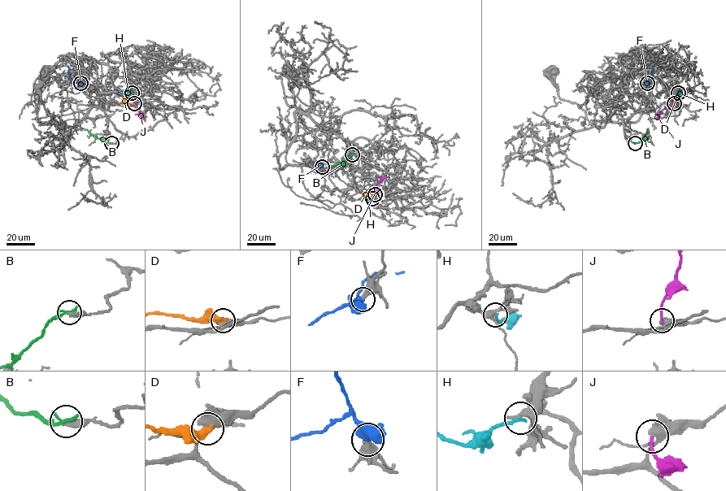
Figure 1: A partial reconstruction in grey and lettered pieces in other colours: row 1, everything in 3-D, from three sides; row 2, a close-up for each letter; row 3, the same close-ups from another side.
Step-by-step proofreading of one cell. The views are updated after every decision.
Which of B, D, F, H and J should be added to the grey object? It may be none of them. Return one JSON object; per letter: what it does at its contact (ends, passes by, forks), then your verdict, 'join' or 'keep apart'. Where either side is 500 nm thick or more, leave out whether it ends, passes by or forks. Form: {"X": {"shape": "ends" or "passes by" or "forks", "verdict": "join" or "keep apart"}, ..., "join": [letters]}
{"B": {"shape": "ends", "verdict": "keep apart"}, "D": {"shape": "ends", "verdict": "keep apart"}, "F": {"verdict": "join"}, "H": {"shape": "ends", "verdict": "keep apart"}, "J": {"shape": "ends", "verdict": "keep apart"}, "join": ["F"]}

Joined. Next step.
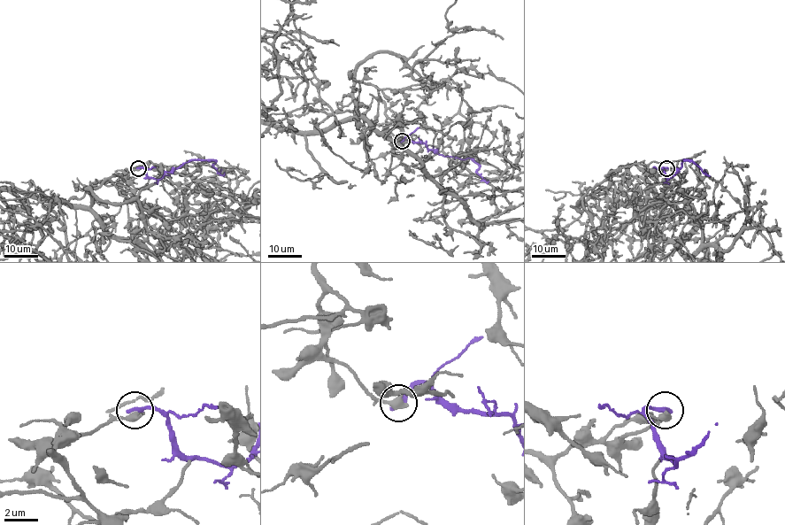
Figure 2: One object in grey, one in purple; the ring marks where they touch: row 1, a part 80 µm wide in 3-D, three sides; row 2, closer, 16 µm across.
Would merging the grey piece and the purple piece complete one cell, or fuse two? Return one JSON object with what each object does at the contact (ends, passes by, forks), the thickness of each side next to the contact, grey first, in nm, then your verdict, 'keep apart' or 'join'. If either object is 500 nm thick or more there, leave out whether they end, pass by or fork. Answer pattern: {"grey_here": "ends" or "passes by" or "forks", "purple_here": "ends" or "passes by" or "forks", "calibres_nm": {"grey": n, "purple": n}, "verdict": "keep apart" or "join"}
{"grey_here": "ends", "purple_here": "ends", "calibres_nm": {"grey": 480, "purple": 320}, "verdict": "keep apart"}

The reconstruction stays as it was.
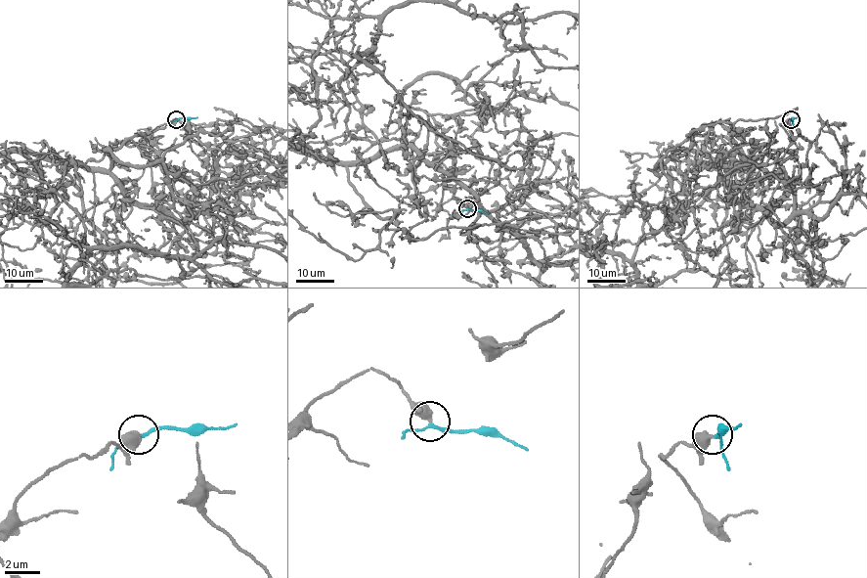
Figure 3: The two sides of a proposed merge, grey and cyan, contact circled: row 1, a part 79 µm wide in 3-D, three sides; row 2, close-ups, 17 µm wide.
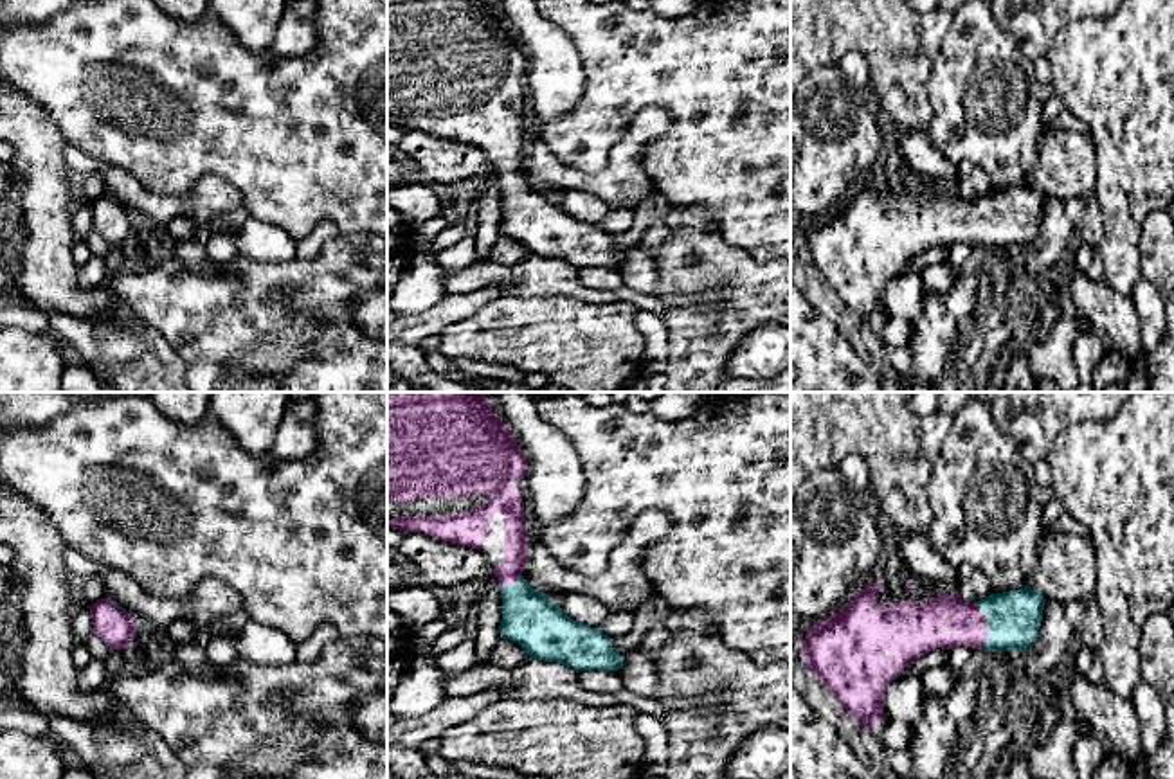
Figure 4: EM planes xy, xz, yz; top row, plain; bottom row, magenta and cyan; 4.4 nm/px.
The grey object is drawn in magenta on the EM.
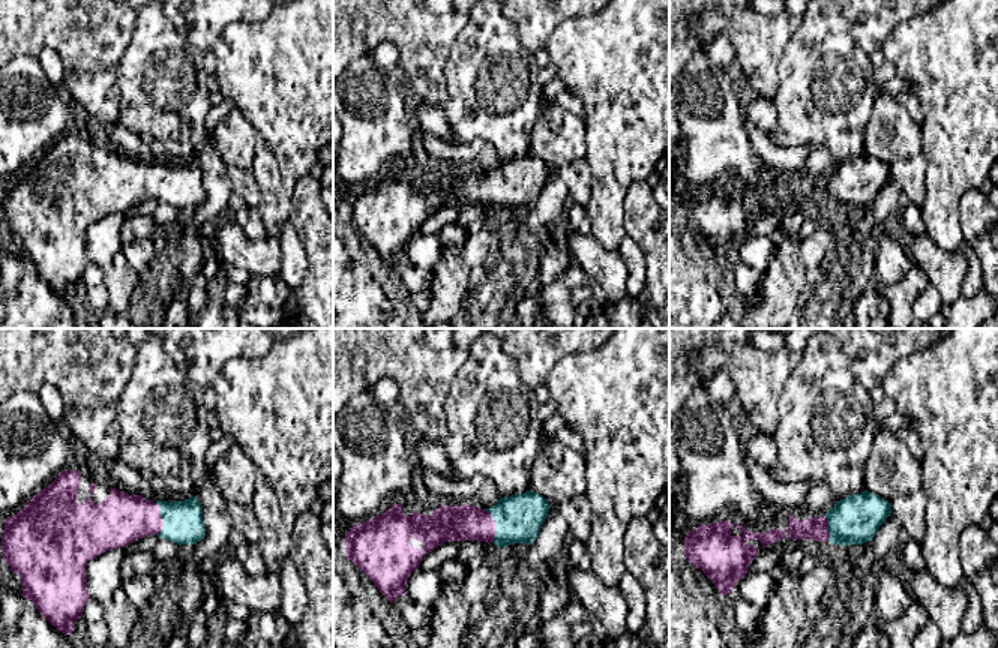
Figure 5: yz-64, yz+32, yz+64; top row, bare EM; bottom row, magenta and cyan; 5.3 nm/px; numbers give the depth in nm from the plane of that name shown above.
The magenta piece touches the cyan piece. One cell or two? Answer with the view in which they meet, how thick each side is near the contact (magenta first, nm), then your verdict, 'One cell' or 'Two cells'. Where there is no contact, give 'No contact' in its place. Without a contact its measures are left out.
Touches magenta in yz. Thickness 240 nm (magenta) against 240 nm. One cell

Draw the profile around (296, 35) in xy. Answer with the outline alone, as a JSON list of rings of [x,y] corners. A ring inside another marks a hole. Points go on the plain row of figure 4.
[[[288,0],[270,50],[288,58],[310,52],[317,38],[315,13],[315,0]]]

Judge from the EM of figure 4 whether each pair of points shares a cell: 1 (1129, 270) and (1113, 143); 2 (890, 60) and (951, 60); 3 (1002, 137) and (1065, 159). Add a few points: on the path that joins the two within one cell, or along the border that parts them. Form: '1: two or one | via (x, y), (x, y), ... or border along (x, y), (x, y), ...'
1: one | via (1122, 238), (1122, 175)
2: two | border along (951, 20), (926, 83), (928, 101)
3: two | border along (1047, 125), (1027, 180)

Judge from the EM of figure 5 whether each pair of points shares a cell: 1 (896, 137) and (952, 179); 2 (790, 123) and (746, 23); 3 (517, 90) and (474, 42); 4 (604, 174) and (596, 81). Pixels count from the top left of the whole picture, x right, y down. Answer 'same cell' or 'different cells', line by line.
1: different cells
2: different cells
3: same cell
4: same cell

